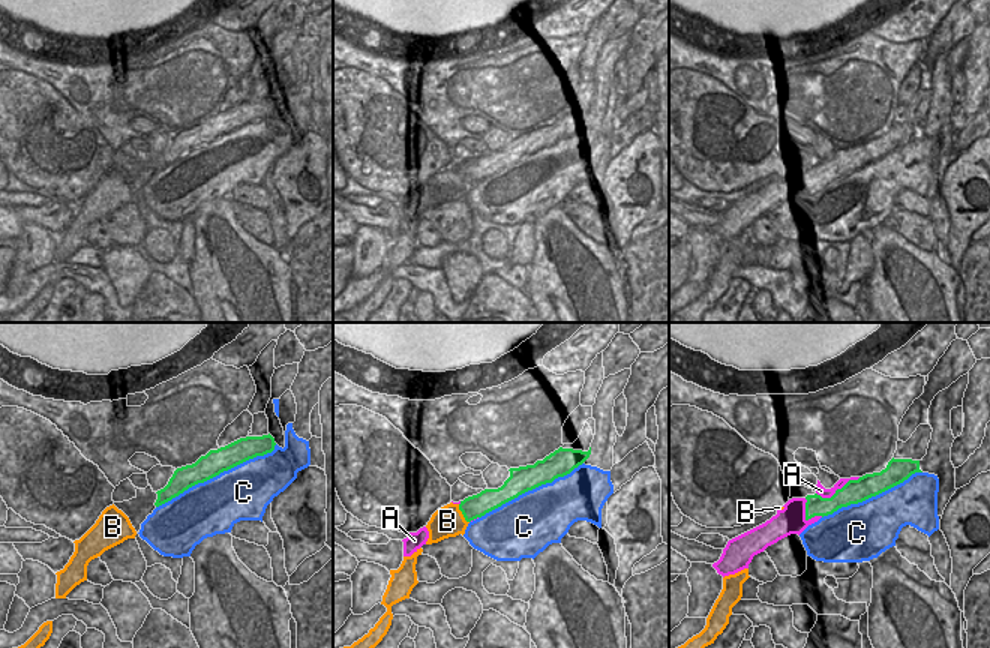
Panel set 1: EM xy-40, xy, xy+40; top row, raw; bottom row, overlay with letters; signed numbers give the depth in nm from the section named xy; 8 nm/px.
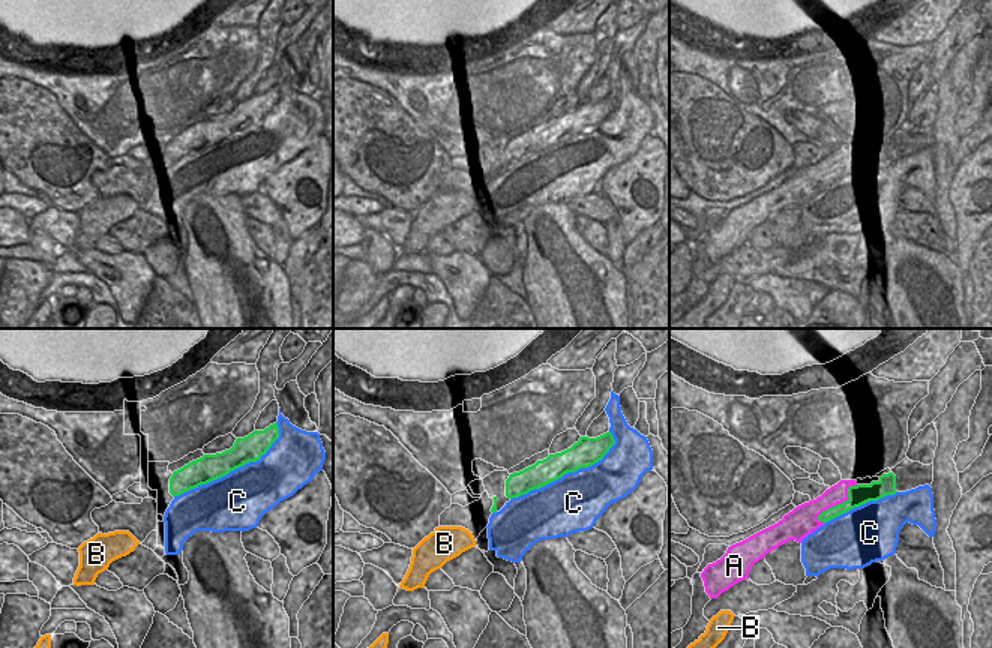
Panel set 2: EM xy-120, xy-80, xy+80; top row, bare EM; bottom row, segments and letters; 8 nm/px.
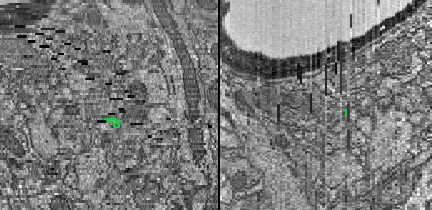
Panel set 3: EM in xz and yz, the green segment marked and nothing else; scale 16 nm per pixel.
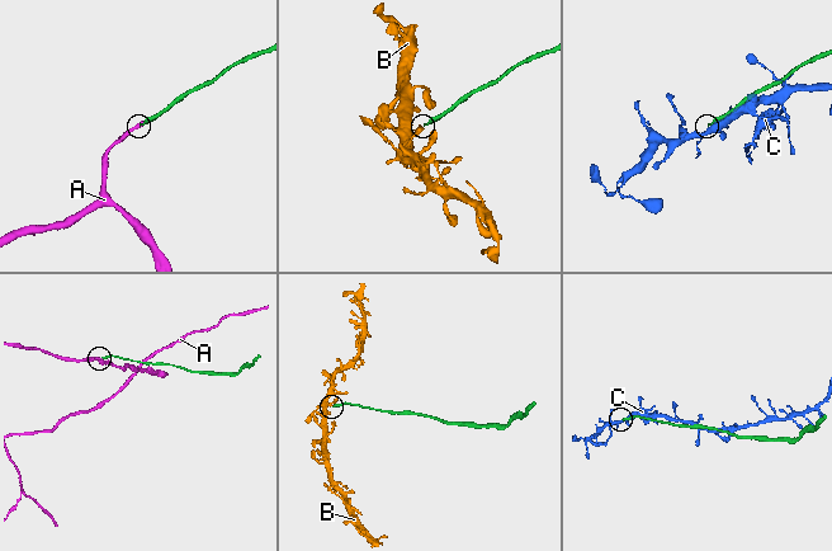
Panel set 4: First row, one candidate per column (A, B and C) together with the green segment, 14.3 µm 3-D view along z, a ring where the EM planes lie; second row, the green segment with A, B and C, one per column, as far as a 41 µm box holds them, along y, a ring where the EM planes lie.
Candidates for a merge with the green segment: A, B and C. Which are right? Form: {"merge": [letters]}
{"merge": ["A"]}

